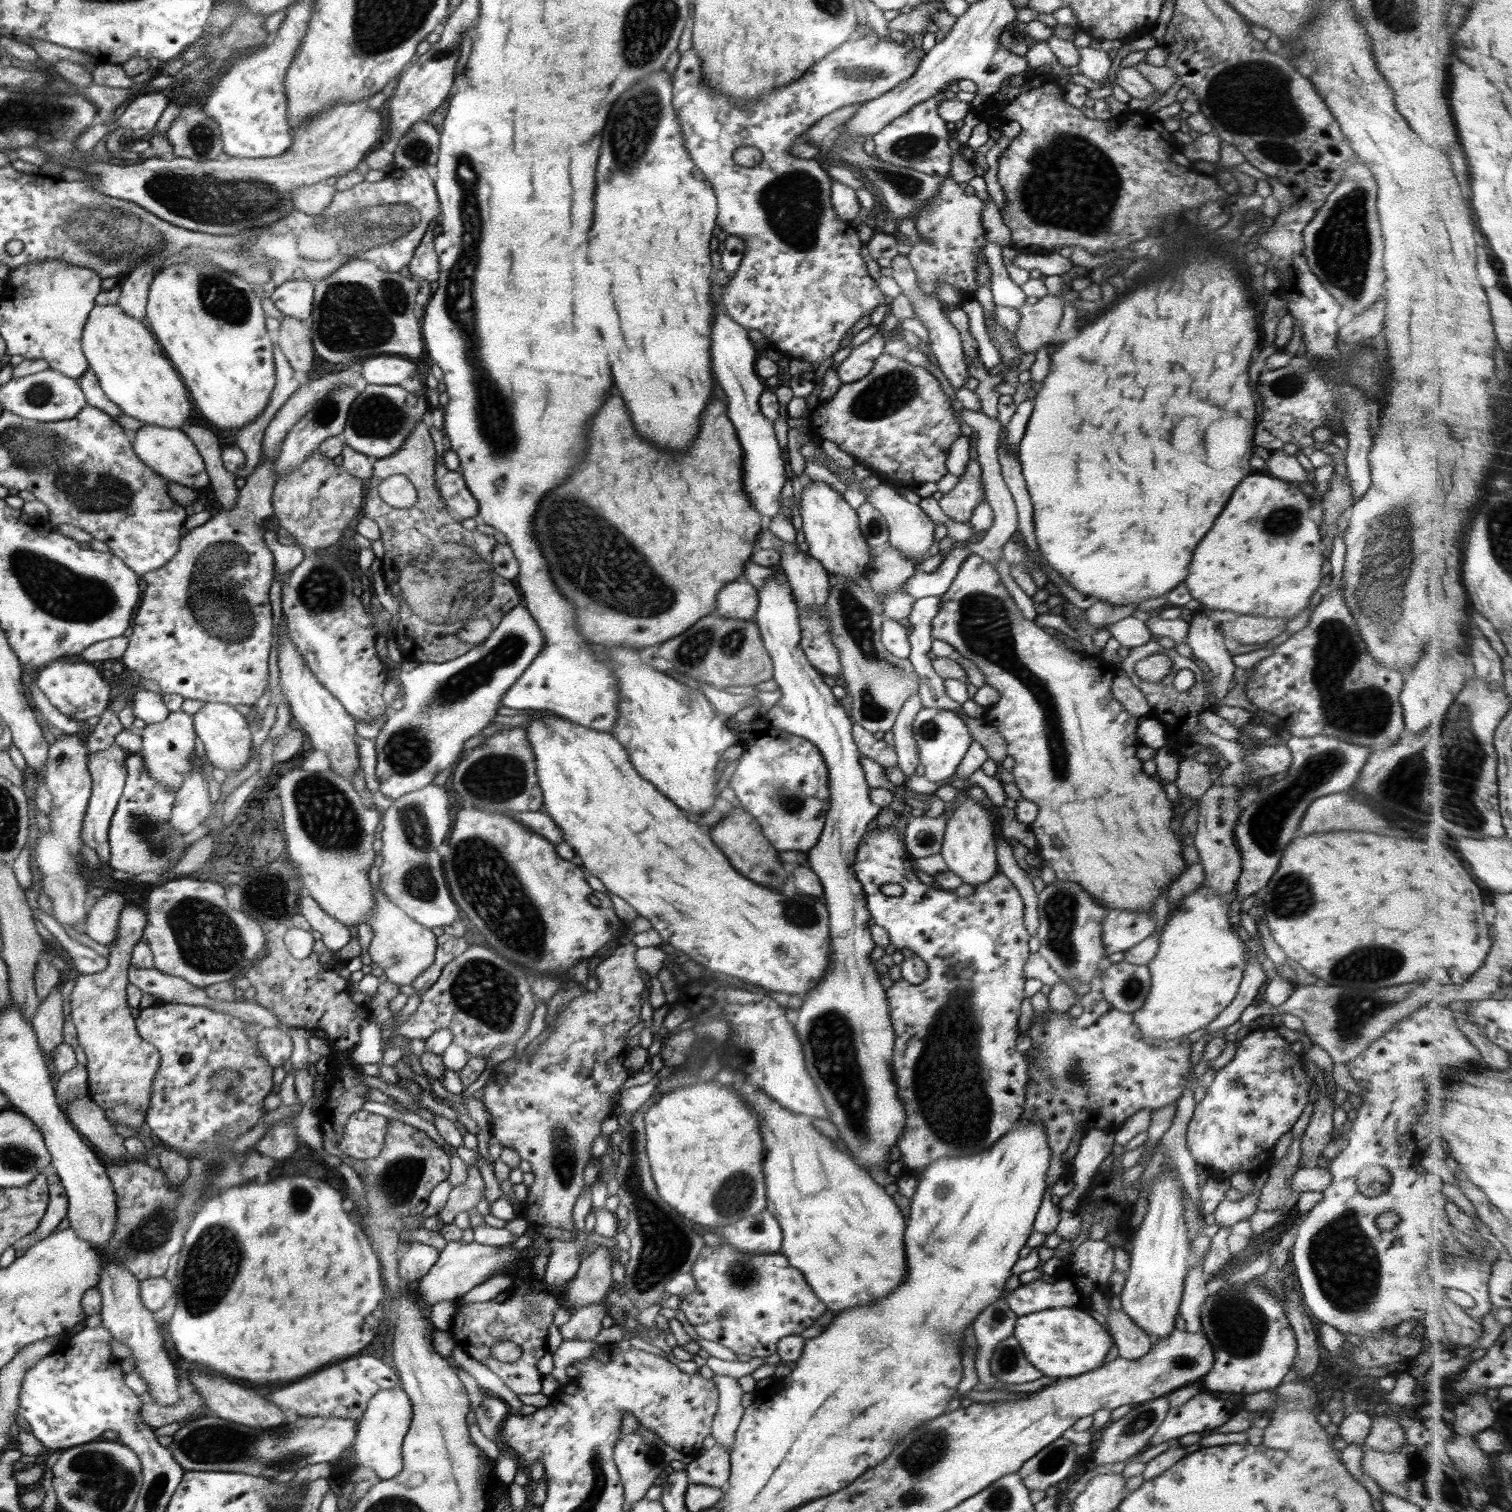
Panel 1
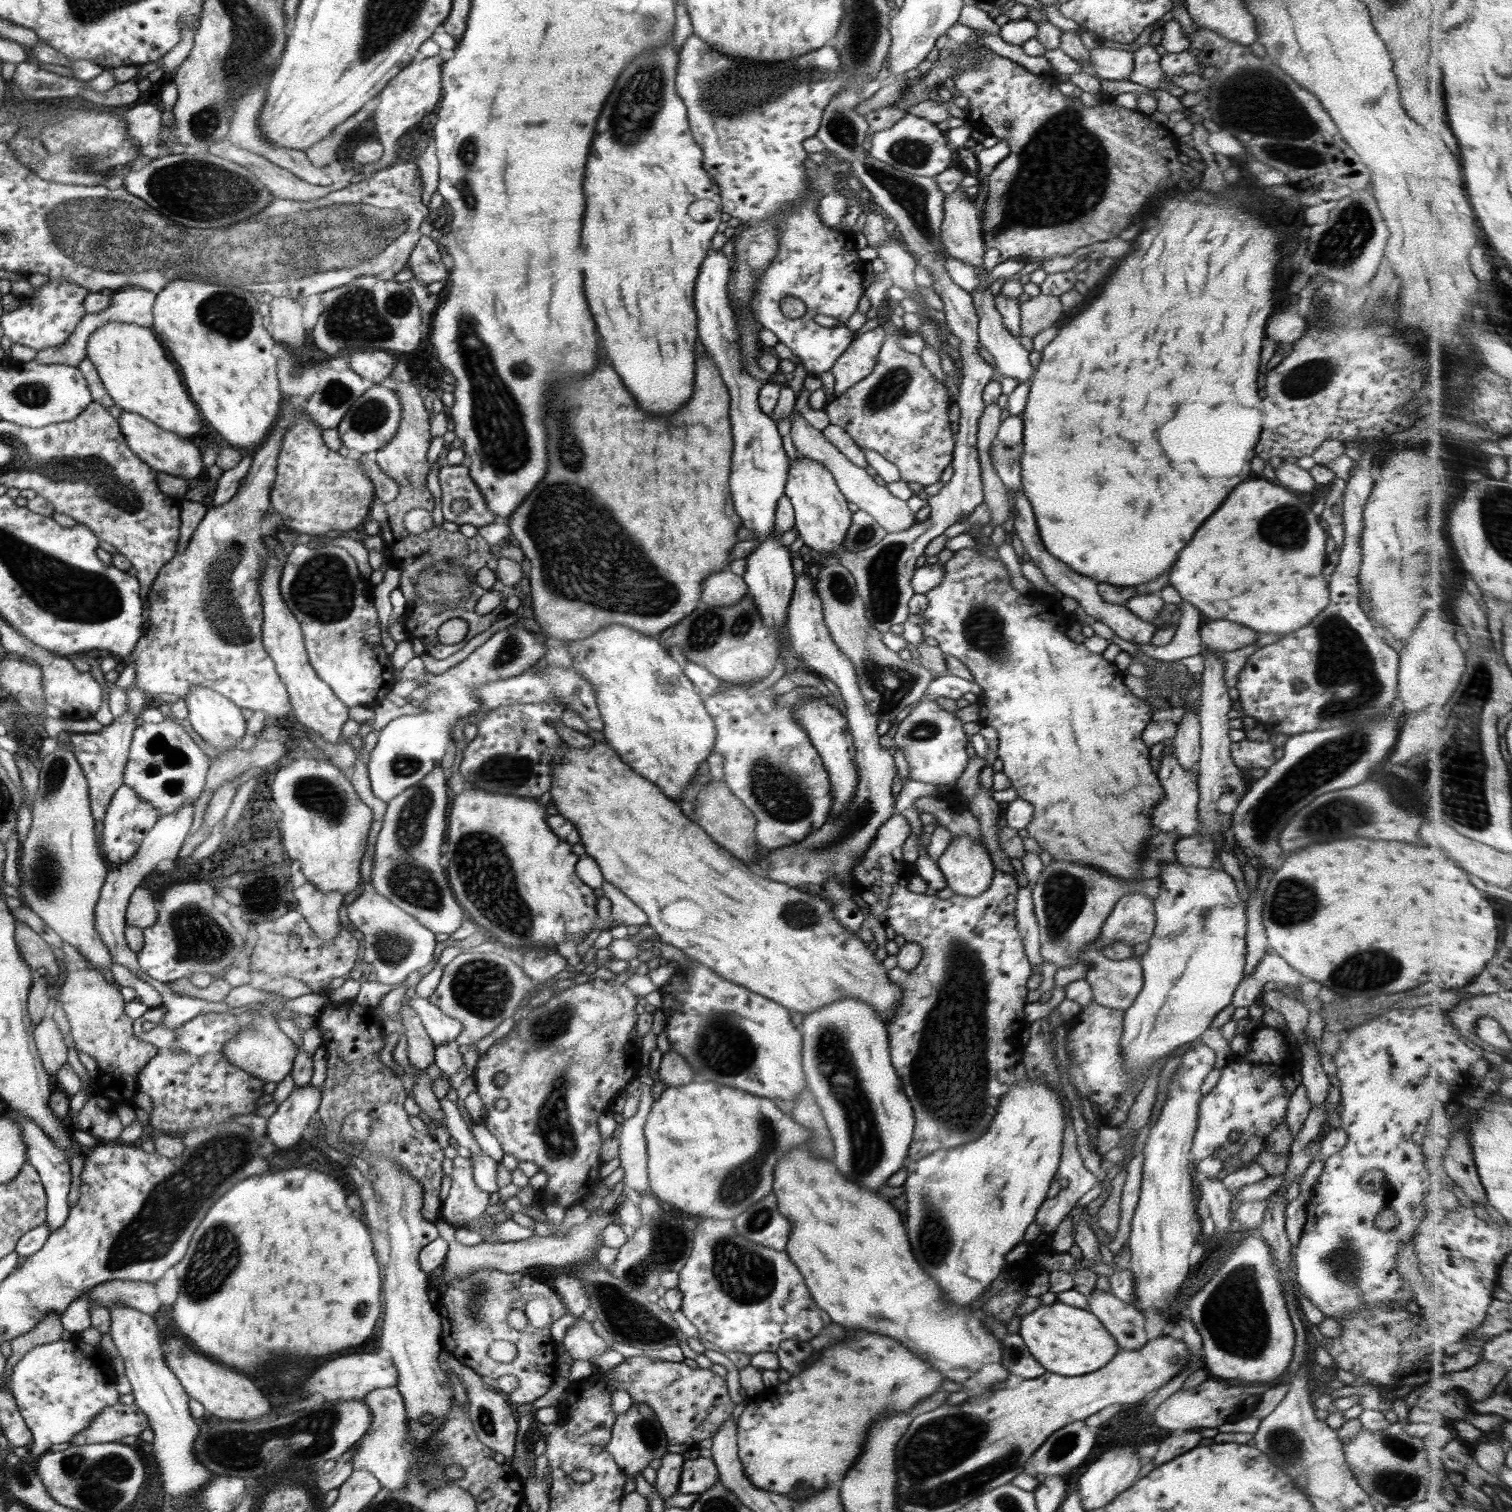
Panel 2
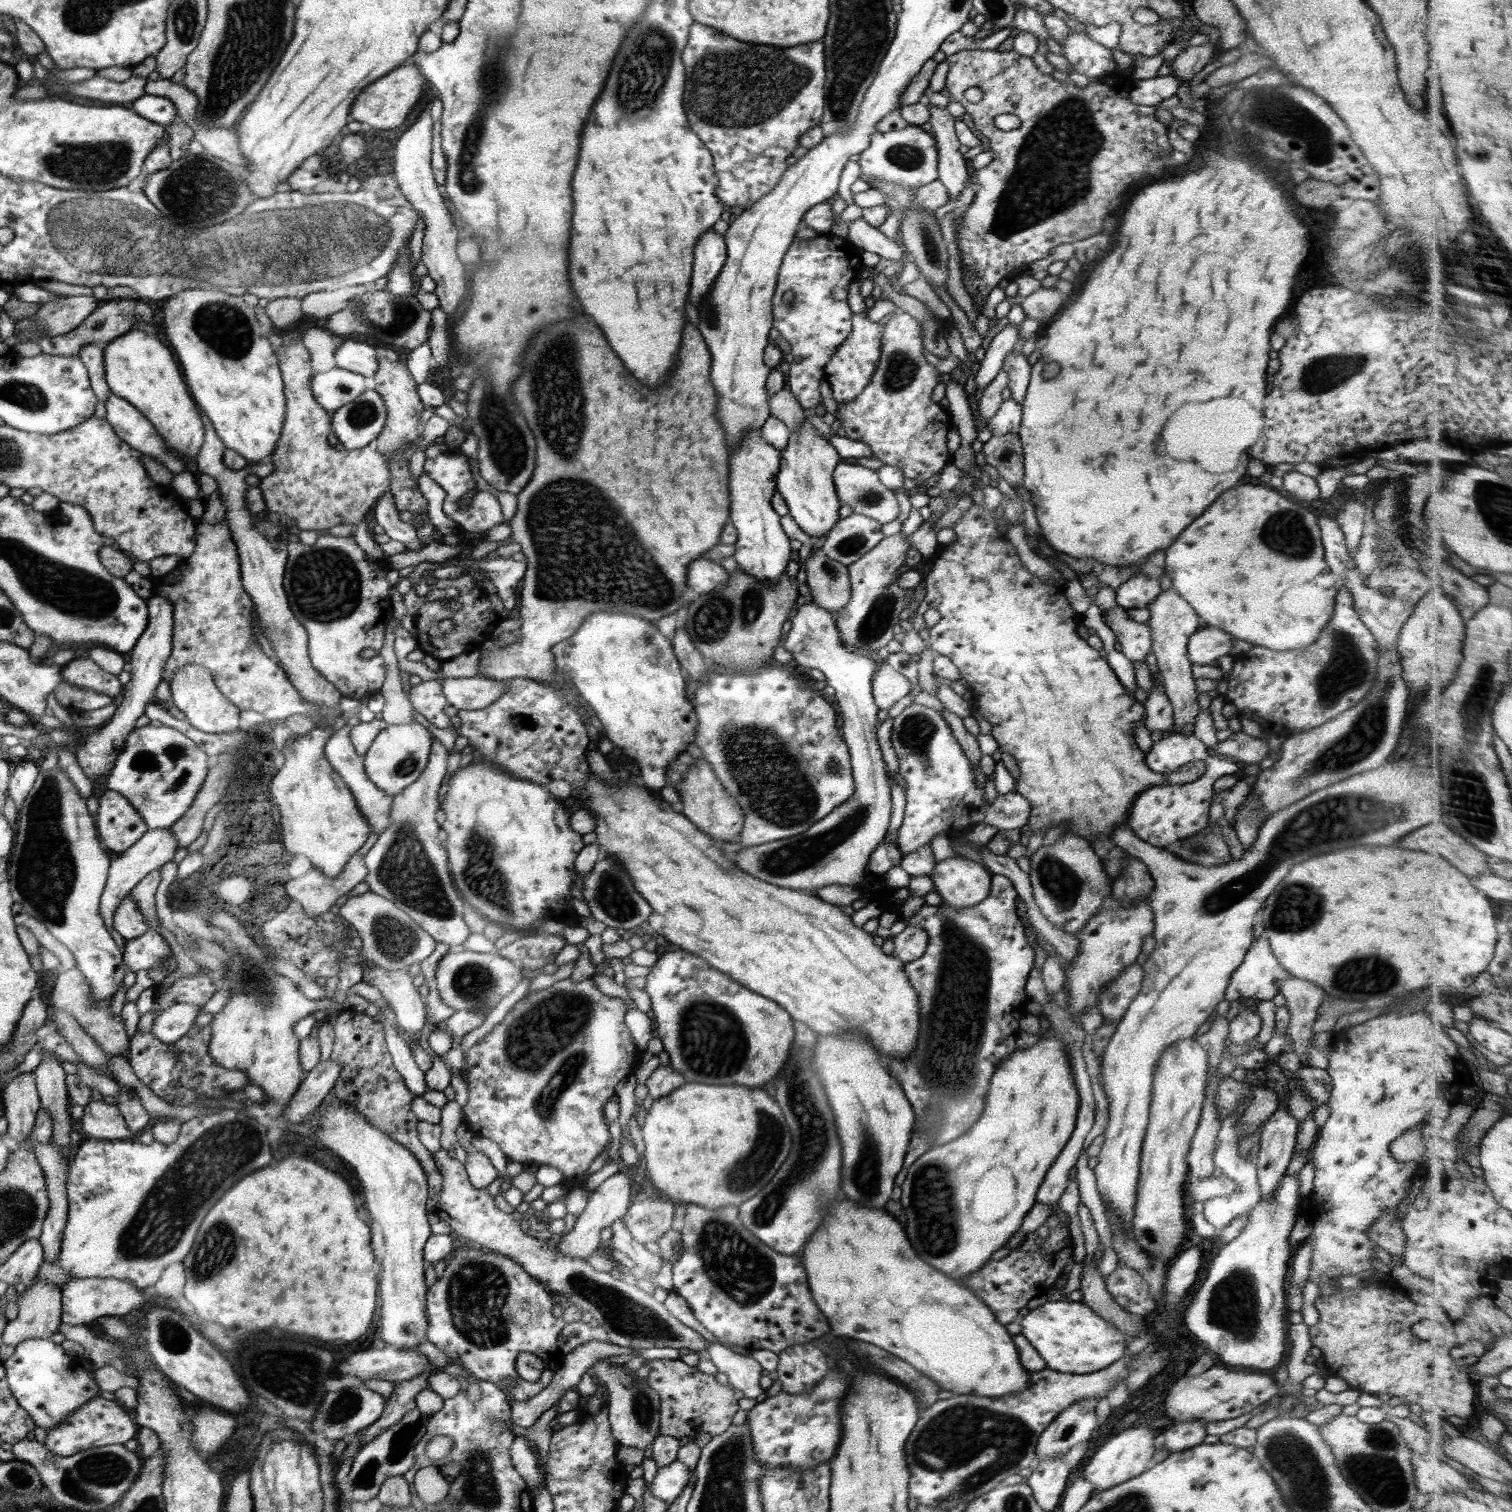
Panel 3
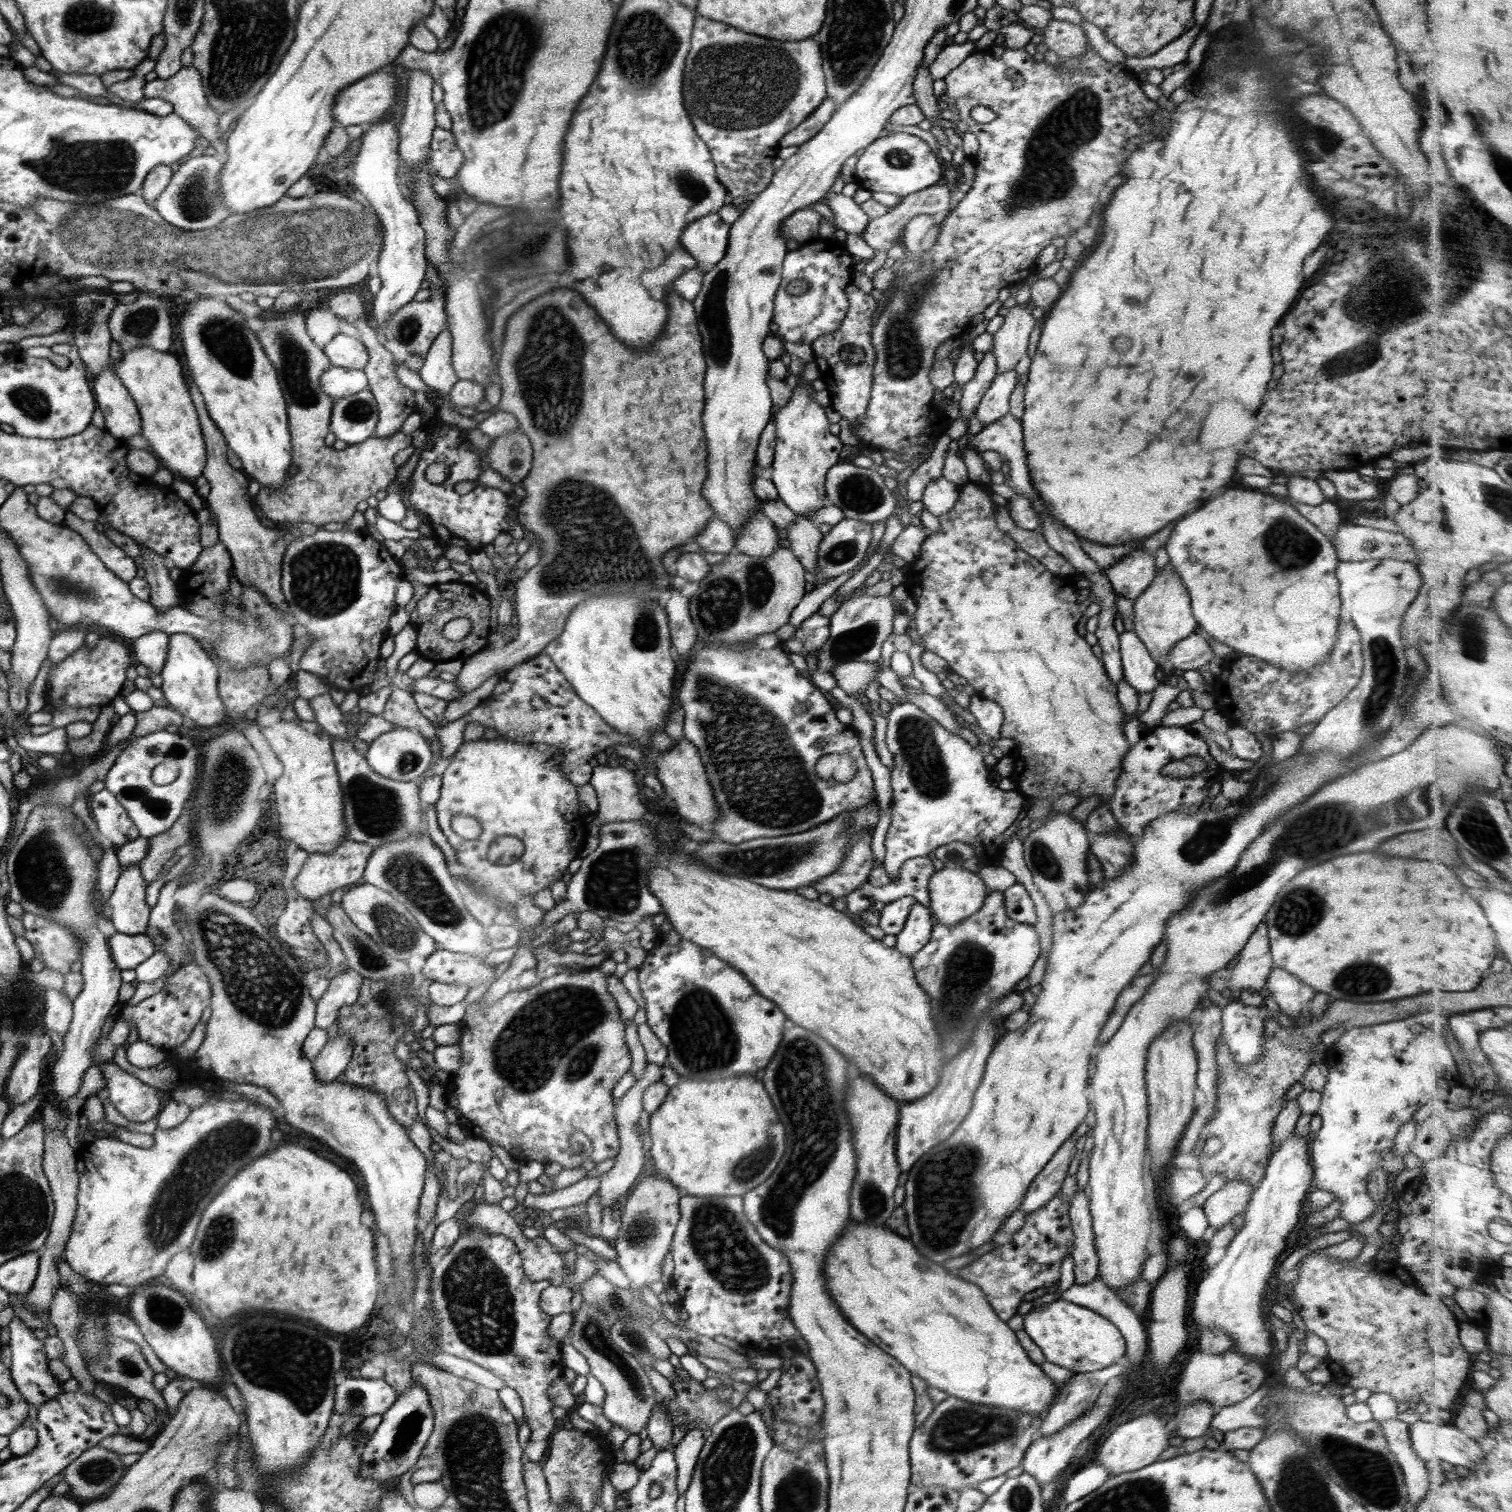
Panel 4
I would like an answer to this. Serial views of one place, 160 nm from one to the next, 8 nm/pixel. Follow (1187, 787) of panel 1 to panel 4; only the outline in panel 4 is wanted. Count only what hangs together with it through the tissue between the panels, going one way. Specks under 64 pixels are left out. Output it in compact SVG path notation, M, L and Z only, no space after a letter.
M1171 564L1164 569L1157 569L1154 580L1148 588L1136 597L1134 603L1134 632L1146 645L1150 656L1157 661L1159 666L1166 666L1164 658L1167 658L1170 649L1183 638L1190 636L1198 626L1192 616L1191 598L1184 583Z

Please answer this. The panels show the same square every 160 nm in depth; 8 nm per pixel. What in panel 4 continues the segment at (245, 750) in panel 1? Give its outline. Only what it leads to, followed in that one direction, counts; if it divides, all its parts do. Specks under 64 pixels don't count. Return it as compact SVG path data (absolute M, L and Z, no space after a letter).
M186 633L169 635L169 649L160 676L163 678L161 687L163 695L176 712L188 716L198 726L216 726L226 720L229 712L219 697L217 664L210 660L208 653L192 635Z

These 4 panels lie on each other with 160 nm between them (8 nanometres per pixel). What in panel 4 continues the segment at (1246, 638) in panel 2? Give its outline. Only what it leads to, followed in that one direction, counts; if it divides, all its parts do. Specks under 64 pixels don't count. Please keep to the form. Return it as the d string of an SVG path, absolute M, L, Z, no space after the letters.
M1194 632L1177 642L1170 649L1167 658L1164 658L1164 662L1166 662L1166 666L1176 668L1183 673L1186 670L1206 668L1214 656L1204 635Z

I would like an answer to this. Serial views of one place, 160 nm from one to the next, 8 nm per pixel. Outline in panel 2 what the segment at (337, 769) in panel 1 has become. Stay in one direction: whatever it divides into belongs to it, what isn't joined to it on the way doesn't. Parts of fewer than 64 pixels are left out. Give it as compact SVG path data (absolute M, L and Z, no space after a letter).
M291 544L280 545L280 552L276 556L266 559L260 583L262 599L262 640L266 652L275 662L275 669L280 680L286 686L290 697L290 720L299 722L309 728L311 732L319 734L323 740L330 744L338 744L341 740L341 730L349 719L349 708L334 694L331 686L328 686L310 664L300 622L292 615L288 605L282 598L279 582L285 560L292 550Z

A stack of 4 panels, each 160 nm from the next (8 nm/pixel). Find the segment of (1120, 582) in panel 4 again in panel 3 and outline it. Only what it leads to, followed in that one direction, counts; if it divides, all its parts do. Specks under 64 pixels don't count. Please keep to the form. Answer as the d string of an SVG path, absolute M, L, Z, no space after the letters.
M1139 571L1122 582L1116 591L1116 602L1128 611L1130 608L1148 608L1161 593L1160 582Z

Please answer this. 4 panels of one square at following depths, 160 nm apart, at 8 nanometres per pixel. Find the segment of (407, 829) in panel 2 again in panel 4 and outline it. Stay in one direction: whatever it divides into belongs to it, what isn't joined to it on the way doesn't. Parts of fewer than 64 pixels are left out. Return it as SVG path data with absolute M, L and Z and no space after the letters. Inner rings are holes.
M403 689L391 692L381 716L395 726L413 729L430 740L434 762L440 759L436 727L431 724L431 720L422 716L416 706L413 692ZM410 835L401 841L381 844L374 849L372 856L363 872L364 880L368 884L387 890L396 900L399 900L412 913L416 923L421 929L431 936L439 948L450 952L466 953L476 958L485 959L493 950L490 939L487 937L487 928L474 920L470 911L466 908L462 893L455 878L448 872L444 853L438 848L428 835L417 837Z

